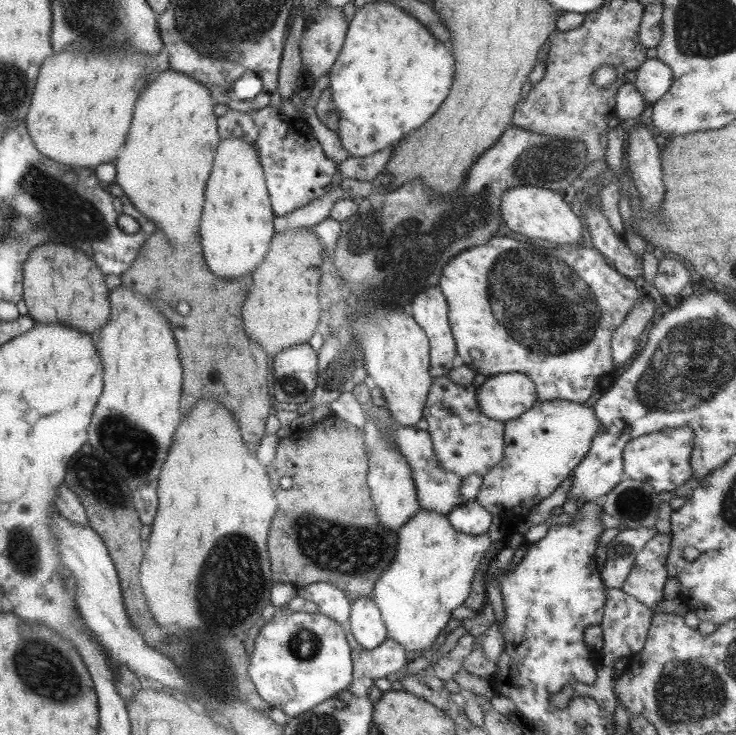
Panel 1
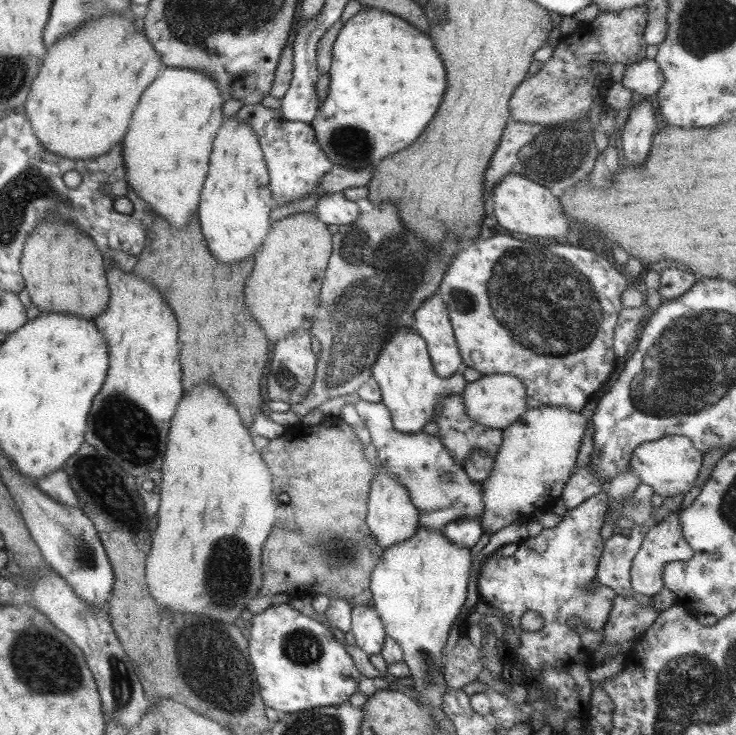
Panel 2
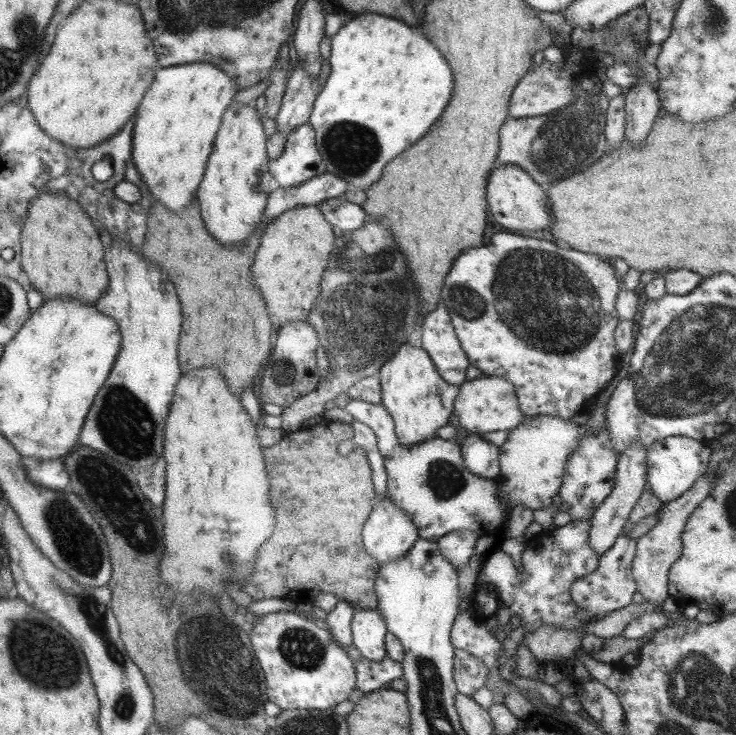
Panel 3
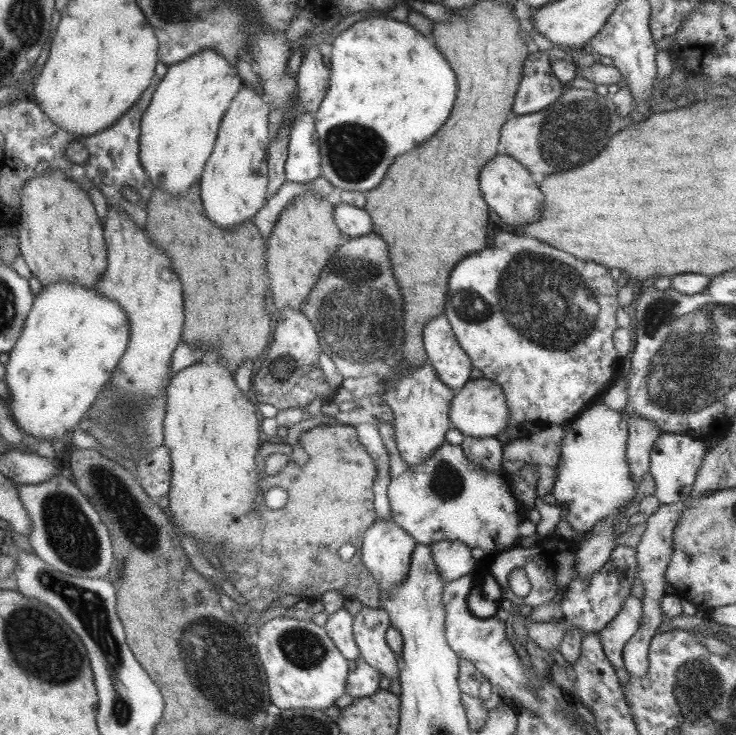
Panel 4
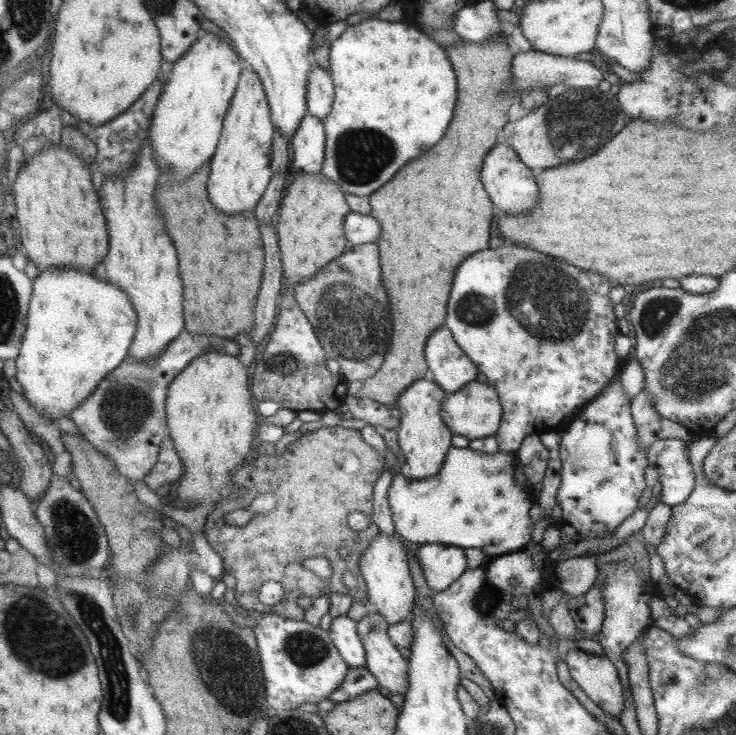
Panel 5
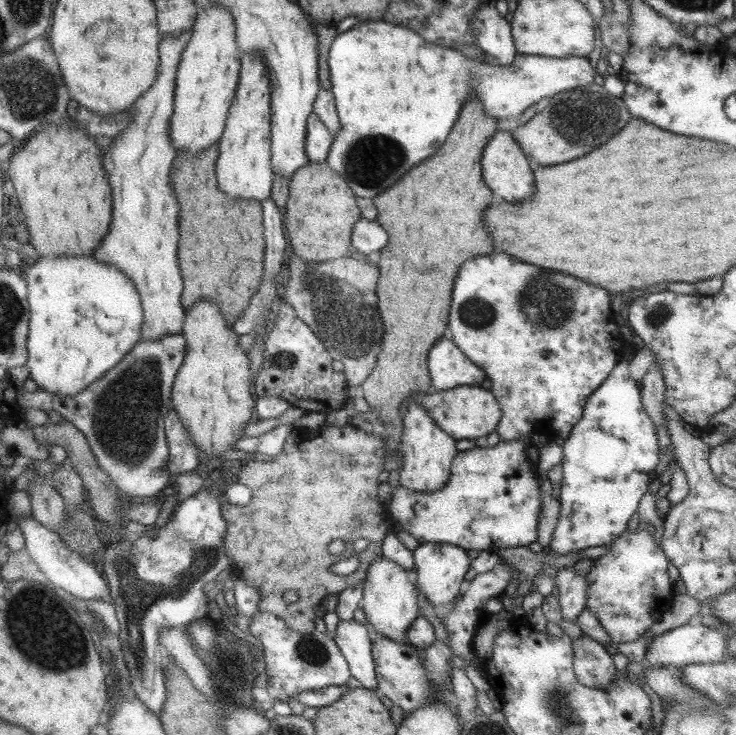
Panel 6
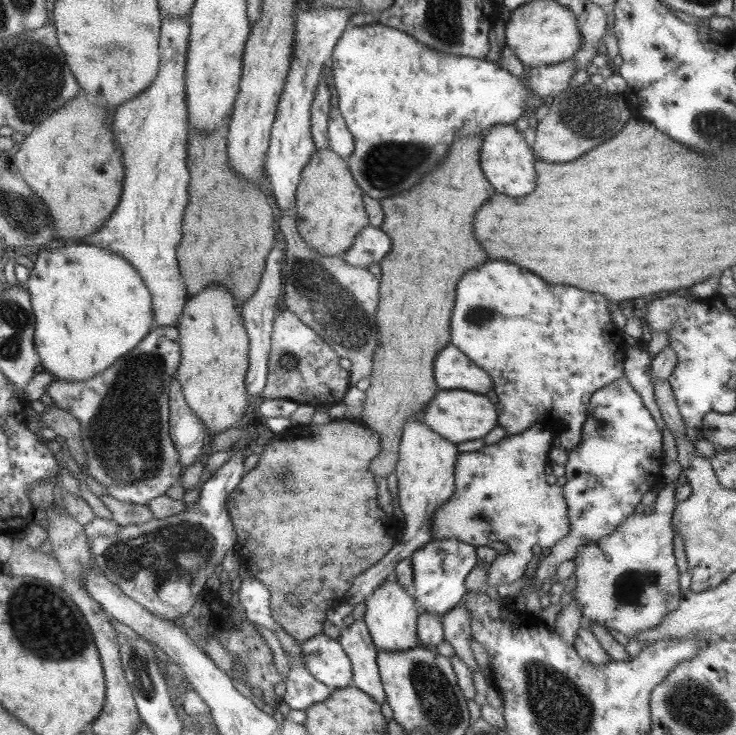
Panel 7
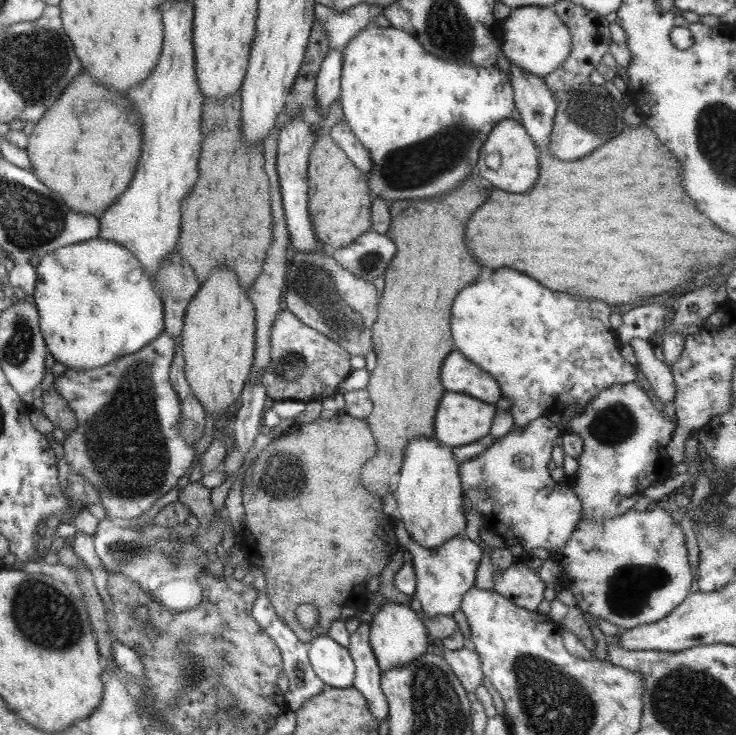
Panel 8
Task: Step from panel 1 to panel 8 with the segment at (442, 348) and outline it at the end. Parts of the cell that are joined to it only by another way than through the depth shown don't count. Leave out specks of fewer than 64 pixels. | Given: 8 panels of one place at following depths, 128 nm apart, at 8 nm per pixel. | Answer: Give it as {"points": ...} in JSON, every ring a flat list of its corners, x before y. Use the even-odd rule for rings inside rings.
{"points":[[452,352,442,364,442,384,445,391,470,394,486,404,496,405,502,399,501,387,488,372,476,368,460,352]]}

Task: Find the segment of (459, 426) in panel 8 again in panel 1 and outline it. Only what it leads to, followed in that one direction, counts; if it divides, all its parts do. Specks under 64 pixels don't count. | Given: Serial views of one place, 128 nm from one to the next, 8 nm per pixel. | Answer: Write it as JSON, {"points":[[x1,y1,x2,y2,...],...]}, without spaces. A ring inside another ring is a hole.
{"points":[[521,372,500,373,487,377,485,383,478,387,476,400,478,400,478,408,482,414,505,424,534,407,537,402,536,390,534,381,528,375]]}

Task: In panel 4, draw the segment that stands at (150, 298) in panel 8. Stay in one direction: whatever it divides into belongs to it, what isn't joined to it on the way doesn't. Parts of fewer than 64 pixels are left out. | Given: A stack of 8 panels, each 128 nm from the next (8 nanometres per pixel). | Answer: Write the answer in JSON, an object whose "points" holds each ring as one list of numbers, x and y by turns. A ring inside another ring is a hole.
{"points":[[67,281,43,285,42,292,34,299,21,335,8,353,8,363,5,364,10,413,18,429,28,437,52,446,54,440,64,438,76,425,82,424,88,409,96,403,100,391,109,382,108,378,125,353,129,336,127,316,115,300,108,300,91,288]]}

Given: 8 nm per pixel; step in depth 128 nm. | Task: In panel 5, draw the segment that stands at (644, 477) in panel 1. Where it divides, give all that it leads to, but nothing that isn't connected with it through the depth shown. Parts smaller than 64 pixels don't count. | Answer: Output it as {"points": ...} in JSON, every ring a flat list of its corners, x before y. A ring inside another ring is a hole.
{"points":[[678,439,658,440,647,450,648,465,658,471,662,484,660,502,670,508,682,504,693,491,696,474,690,462,689,442]]}

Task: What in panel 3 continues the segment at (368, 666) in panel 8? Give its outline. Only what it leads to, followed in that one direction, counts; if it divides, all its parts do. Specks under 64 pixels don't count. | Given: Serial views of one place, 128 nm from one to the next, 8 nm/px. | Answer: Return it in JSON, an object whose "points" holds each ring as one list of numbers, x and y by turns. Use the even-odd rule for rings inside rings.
{"points":[[338,601,329,613,320,610,318,606,312,603,303,605,301,608,313,619,326,620,328,627,332,630,330,632,336,641,344,645,352,644,351,620,356,610,351,603,348,601]]}

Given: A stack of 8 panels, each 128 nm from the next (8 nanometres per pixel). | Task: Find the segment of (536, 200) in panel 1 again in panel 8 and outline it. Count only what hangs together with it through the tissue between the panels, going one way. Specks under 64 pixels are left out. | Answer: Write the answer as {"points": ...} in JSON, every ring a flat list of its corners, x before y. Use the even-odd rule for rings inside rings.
{"points":[[512,118,504,119,496,123,496,126,490,131,486,142,480,149,480,158,478,158,478,174,482,178,486,178,492,186,512,192,512,194,524,194,532,188,532,184,536,182,539,172,539,156,538,146,527,133,526,128,522,126,520,121],[488,154,500,155,500,166,496,170,490,169,484,164,484,158]]}

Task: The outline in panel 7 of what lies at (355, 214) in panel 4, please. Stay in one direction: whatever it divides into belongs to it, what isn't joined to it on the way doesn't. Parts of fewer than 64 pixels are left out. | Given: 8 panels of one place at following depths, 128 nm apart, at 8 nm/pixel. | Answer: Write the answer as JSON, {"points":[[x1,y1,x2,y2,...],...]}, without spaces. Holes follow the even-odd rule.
{"points":[[365,226,355,236,354,244,344,253,346,263,368,269,373,262,380,262,390,250,390,238,380,228]]}

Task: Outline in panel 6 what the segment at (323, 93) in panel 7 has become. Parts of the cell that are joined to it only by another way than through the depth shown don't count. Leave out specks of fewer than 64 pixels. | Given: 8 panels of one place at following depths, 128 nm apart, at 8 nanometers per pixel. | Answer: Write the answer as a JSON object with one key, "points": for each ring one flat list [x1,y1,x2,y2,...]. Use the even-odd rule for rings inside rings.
{"points":[[314,113,308,117,306,130,304,148,309,162,326,160,334,134]]}

